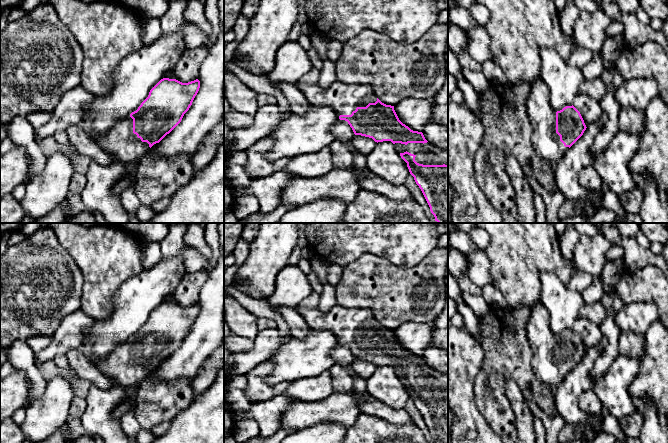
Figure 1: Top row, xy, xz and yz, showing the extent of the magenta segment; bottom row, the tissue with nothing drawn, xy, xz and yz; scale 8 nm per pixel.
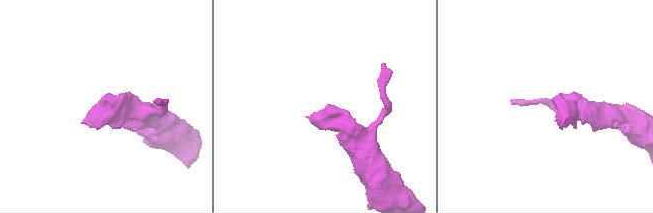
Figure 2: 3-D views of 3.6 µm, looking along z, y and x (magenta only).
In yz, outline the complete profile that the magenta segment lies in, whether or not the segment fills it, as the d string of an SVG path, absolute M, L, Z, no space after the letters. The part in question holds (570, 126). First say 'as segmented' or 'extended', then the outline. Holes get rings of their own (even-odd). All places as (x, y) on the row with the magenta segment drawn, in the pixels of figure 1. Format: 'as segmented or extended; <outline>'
extended; M542 80L532 84L526 99L532 125L532 146L536 154L549 162L558 162L583 135L586 125L572 105L555 112L549 102L549 89Z

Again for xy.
extended; M163 78L136 111L101 137L91 137L119 161L125 164L136 162L181 122L199 88L198 79L182 83Z

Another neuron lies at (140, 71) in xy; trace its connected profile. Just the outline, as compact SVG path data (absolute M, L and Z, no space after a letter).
M184 21L175 33L164 33L148 45L129 54L121 61L113 73L114 86L103 95L83 108L83 121L81 124L85 133L90 136L101 137L123 118L136 111L141 103L148 97L150 90L164 78L167 71L174 68L182 54L187 50L184 40L184 27L194 25Z

